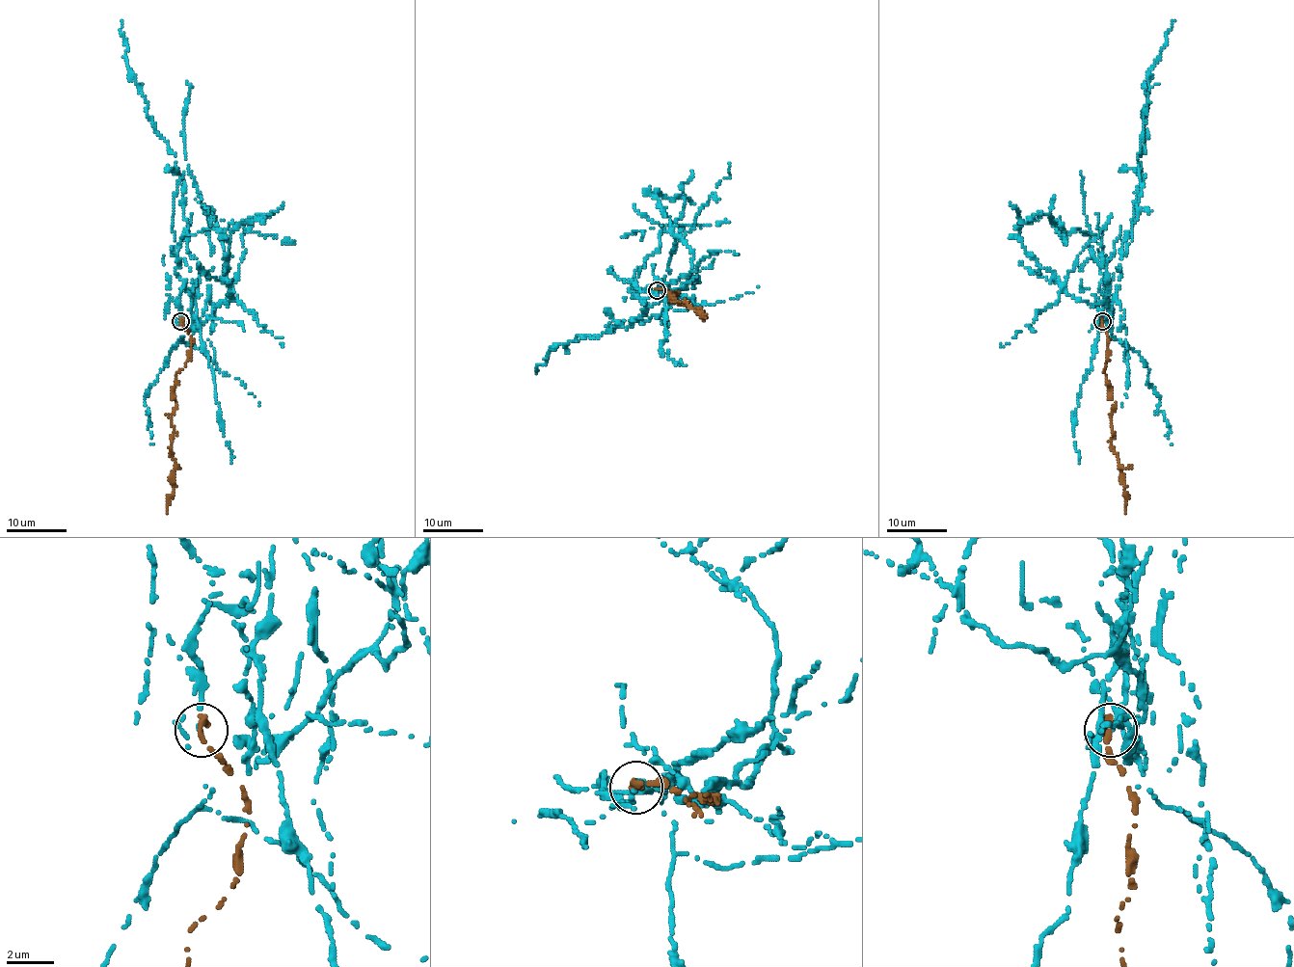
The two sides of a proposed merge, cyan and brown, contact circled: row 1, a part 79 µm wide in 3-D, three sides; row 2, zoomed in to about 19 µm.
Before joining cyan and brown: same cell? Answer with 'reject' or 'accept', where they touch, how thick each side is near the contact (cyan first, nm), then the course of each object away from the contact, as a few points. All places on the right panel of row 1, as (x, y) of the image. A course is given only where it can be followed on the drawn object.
reject; place (1102, 321); calibres 110 and 360 nm; course cyan (1104, 320), (1107, 290), (1109, 324), (1017, 227), (1047, 215), (1101, 238), (1094, 212); course brown (1102, 320), (1109, 337), (1106, 382), (1115, 403), (1112, 449), (1119, 463), (1122, 482), (1125, 486), (1126, 514)

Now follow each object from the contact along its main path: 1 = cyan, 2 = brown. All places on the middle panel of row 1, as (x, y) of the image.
1: (657, 291), (648, 287), (685, 289), (691, 276), (688, 246), (654, 196), (682, 197), (633, 287), (634, 278)
2: (657, 289), (676, 291), (668, 293), (673, 303), (687, 303), (707, 318)

